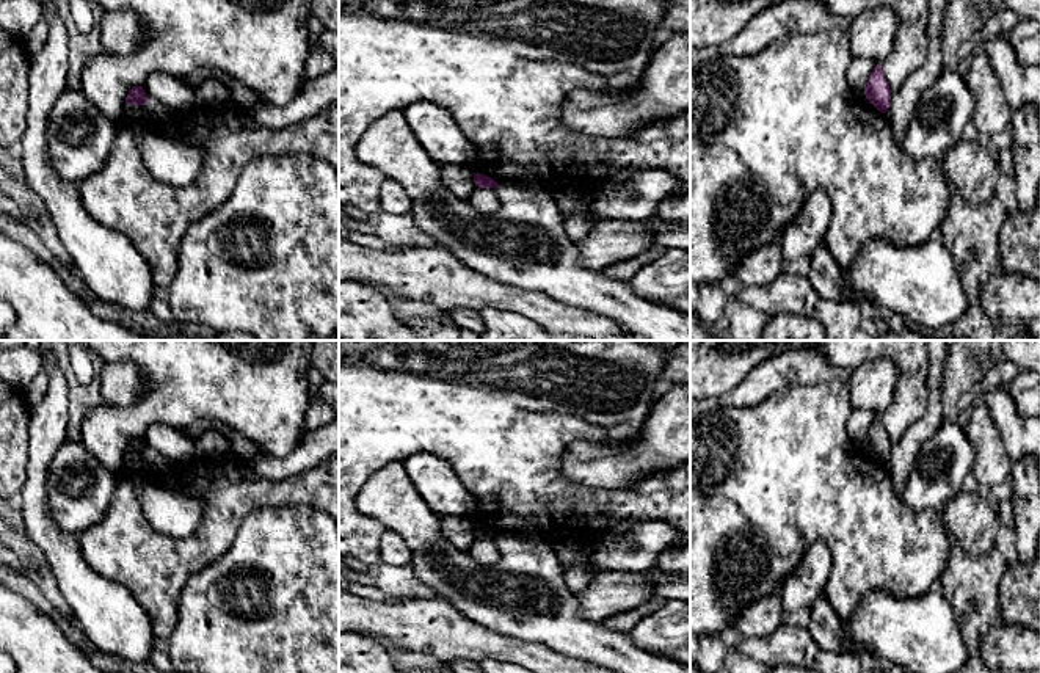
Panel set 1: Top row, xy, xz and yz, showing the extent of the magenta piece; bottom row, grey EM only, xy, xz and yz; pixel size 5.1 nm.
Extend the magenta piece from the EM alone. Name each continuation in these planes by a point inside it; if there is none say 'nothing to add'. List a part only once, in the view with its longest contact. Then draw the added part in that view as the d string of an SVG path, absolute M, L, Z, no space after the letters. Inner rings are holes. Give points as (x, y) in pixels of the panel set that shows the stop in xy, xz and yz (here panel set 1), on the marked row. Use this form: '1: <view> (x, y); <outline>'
nothing to add

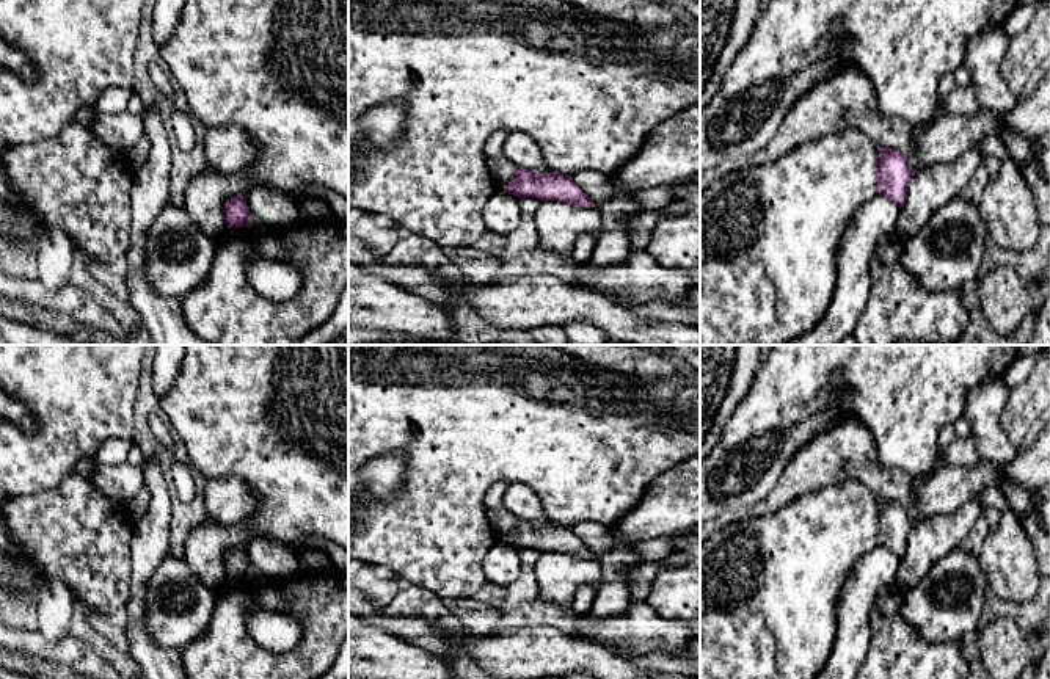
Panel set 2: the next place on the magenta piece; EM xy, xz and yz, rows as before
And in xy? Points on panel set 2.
nothing to add

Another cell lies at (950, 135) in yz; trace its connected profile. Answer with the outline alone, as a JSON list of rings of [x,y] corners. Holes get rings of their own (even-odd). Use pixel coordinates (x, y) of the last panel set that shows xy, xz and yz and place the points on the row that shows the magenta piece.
[[[986,108],[976,114],[943,113],[935,118],[924,132],[913,135],[912,151],[918,157],[921,166],[932,166],[939,163],[951,163],[962,154],[976,147],[976,144],[989,136],[998,136],[998,125],[1001,118]]]

